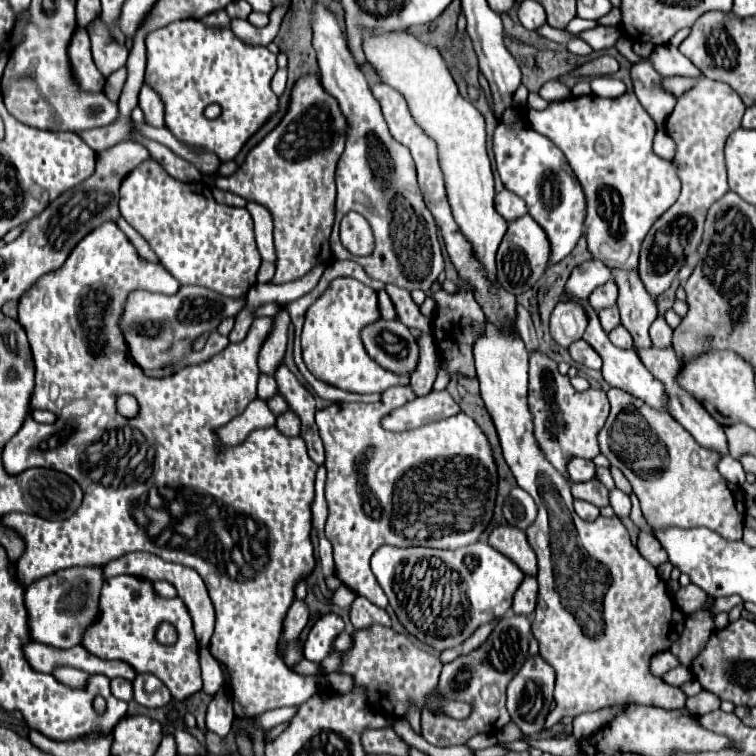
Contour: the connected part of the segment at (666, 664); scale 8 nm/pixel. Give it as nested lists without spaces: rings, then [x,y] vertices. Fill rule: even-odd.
[[[672,652],[656,654],[656,656],[654,656],[654,662],[652,662],[652,670],[654,670],[656,674],[660,674],[660,676],[666,674],[668,670],[676,668],[676,666],[680,666],[680,662],[678,662],[678,658],[674,658]]]

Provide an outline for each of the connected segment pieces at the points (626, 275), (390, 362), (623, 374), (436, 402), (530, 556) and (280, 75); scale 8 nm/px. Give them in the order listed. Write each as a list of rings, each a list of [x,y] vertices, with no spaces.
[[[618,270],[618,274],[612,276],[620,288],[618,310],[620,310],[622,326],[632,334],[636,348],[650,348],[652,342],[648,328],[658,314],[652,296],[646,292],[638,274]]]
[[[380,318],[378,322],[374,322],[374,326],[368,326],[366,330],[362,330],[362,342],[374,362],[378,362],[382,368],[386,368],[398,376],[412,376],[412,372],[418,366],[418,356],[420,356],[418,340],[416,340],[416,336],[412,336],[408,326],[404,326],[398,320],[390,322],[390,320]]]
[[[576,300],[576,302],[580,302],[582,306],[586,306],[586,310],[590,310],[590,322],[588,322],[584,340],[602,356],[602,360],[604,360],[604,366],[602,366],[602,376],[604,376],[604,380],[606,380],[610,386],[620,388],[620,390],[632,394],[634,398],[640,398],[640,400],[642,400],[644,404],[648,404],[650,408],[654,408],[654,410],[658,410],[658,412],[664,412],[664,414],[670,414],[670,410],[668,410],[668,394],[666,394],[662,382],[656,380],[656,378],[646,370],[646,366],[644,366],[642,360],[638,358],[636,350],[616,348],[616,346],[608,340],[608,334],[602,330],[602,326],[600,326],[600,322],[598,322],[598,316],[596,316],[596,312],[592,310],[592,306],[590,306],[586,300]]]
[[[442,390],[442,392],[430,392],[426,396],[420,396],[414,402],[408,402],[406,406],[390,412],[382,420],[382,424],[388,430],[406,430],[406,428],[422,426],[426,422],[454,416],[458,412],[462,410],[456,404],[456,400],[446,390]]]
[[[496,526],[488,538],[490,546],[514,560],[514,564],[526,574],[526,576],[536,576],[538,566],[536,566],[536,554],[528,544],[528,538],[522,530],[512,528],[512,526]]]
[[[280,68],[274,78],[272,78],[272,90],[276,92],[276,96],[280,96],[286,88],[286,76],[288,76],[288,68]]]

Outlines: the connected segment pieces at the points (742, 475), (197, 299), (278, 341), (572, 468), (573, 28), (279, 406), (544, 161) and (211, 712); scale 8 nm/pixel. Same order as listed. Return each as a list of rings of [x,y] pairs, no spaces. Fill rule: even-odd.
[[[730,456],[720,460],[718,464],[718,472],[728,480],[728,482],[734,482],[734,484],[742,484],[746,480],[746,472],[742,468],[740,462],[734,462]]]
[[[182,286],[178,294],[164,296],[152,292],[136,292],[126,302],[126,316],[122,316],[122,332],[126,334],[126,342],[130,342],[130,354],[142,366],[142,370],[160,370],[172,368],[174,372],[204,362],[206,358],[220,352],[228,338],[220,336],[218,324],[226,316],[236,316],[246,297],[232,300],[218,292],[198,288],[198,286]],[[208,332],[208,342],[202,350],[194,350],[194,342]]]
[[[280,310],[276,314],[276,322],[274,322],[274,330],[270,334],[270,338],[266,338],[264,346],[262,346],[262,354],[258,356],[258,366],[264,374],[274,376],[278,366],[284,360],[284,352],[286,352],[286,336],[288,336],[288,324],[290,324],[290,316],[286,310]]]
[[[572,458],[568,466],[572,482],[588,482],[596,478],[596,464],[592,460],[582,460],[582,458]]]
[[[574,18],[574,22],[570,22],[570,26],[566,28],[568,32],[576,34],[576,32],[582,32],[582,30],[590,30],[590,28],[596,28],[598,22],[594,20],[582,20],[582,18]]]
[[[276,394],[276,396],[268,402],[268,408],[272,410],[272,414],[274,414],[274,416],[280,416],[280,414],[288,412],[288,402],[286,402],[280,394]]]
[[[516,106],[516,114],[518,118],[514,124],[498,122],[494,130],[492,150],[494,156],[498,156],[498,174],[502,178],[502,184],[526,202],[528,214],[536,218],[542,228],[546,228],[546,236],[550,238],[552,246],[550,264],[554,264],[572,252],[584,232],[584,194],[562,150],[550,138],[538,134],[528,124],[524,106]]]
[[[220,688],[208,706],[206,726],[208,726],[208,730],[216,732],[222,740],[226,740],[226,736],[232,730],[232,722],[234,722],[232,696],[230,696],[230,692],[226,692],[226,688]]]

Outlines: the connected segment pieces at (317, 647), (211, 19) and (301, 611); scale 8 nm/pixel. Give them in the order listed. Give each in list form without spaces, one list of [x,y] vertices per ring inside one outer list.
[[[338,614],[323,615],[308,633],[304,657],[312,662],[322,662],[332,652],[332,644],[343,630],[344,620]]]
[[[220,10],[220,12],[208,14],[206,18],[202,18],[202,22],[208,24],[208,26],[228,26],[230,24],[230,18],[228,18],[228,14],[224,10]]]
[[[294,600],[288,614],[286,614],[286,622],[284,622],[284,634],[282,634],[282,640],[290,642],[294,640],[302,630],[304,626],[308,624],[308,616],[310,616],[310,608],[304,600]]]

